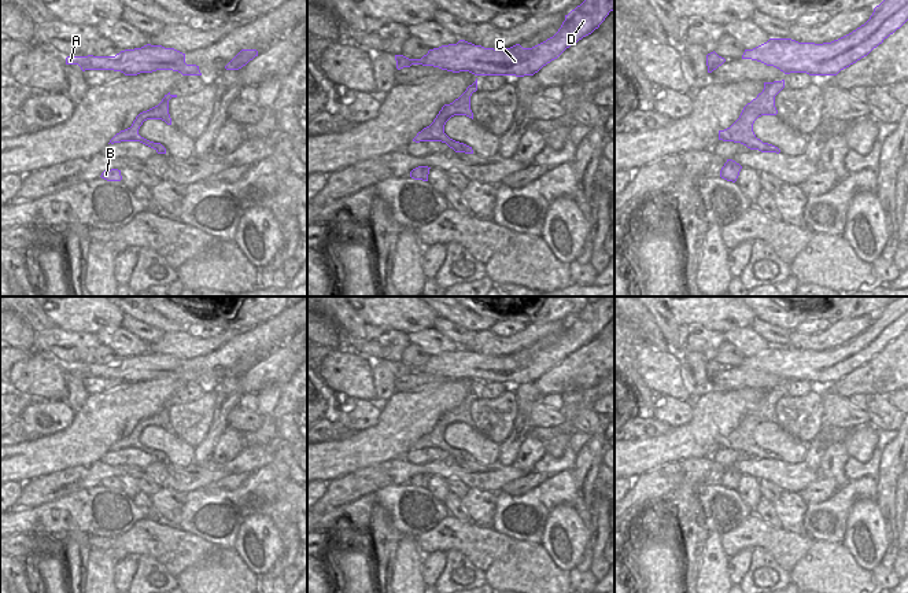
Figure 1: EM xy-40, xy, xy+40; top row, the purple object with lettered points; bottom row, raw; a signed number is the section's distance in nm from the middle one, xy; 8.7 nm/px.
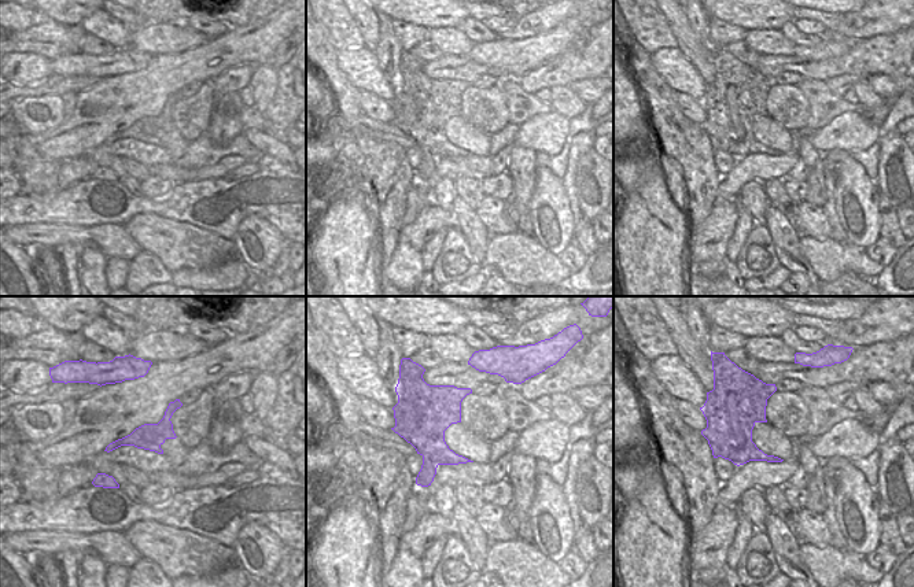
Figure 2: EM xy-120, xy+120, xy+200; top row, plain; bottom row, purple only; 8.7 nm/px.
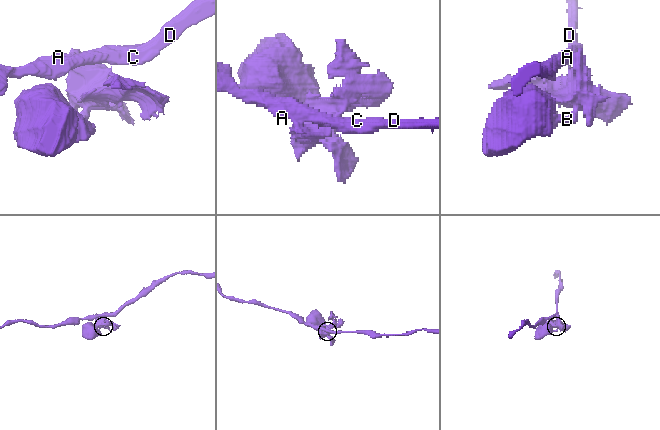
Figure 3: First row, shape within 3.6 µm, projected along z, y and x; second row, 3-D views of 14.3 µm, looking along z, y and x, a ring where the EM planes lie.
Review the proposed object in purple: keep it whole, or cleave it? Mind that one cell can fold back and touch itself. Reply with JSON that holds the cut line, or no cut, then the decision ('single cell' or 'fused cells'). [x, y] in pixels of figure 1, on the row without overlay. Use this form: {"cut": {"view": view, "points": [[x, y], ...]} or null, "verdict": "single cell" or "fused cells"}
{"cut": {"view": "xy", "points": [[413, 367], [410, 371]]}, "verdict": "fused cells"}

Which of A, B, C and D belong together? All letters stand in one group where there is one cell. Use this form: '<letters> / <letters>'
A C D / B

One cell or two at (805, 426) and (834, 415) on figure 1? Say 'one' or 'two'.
two

